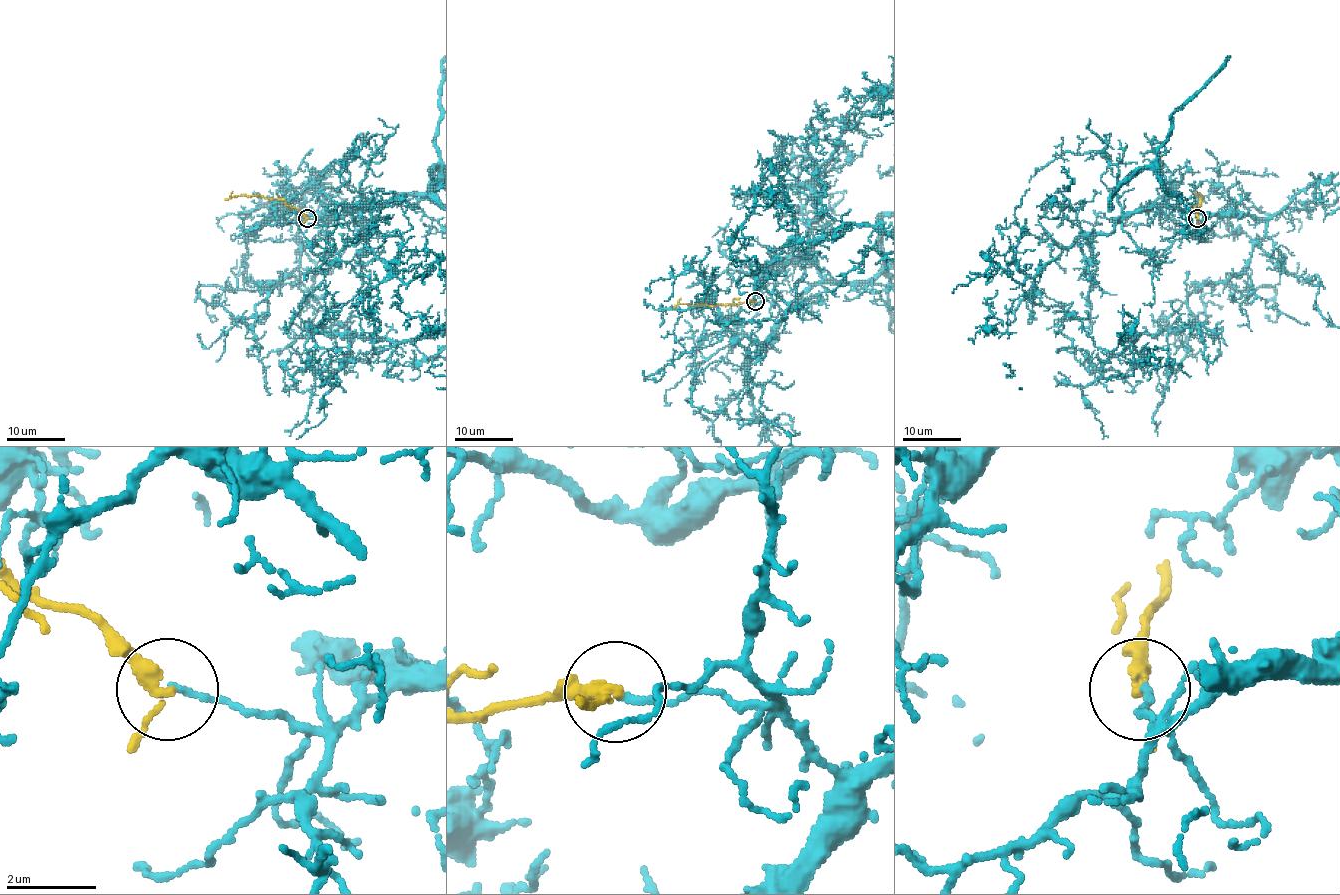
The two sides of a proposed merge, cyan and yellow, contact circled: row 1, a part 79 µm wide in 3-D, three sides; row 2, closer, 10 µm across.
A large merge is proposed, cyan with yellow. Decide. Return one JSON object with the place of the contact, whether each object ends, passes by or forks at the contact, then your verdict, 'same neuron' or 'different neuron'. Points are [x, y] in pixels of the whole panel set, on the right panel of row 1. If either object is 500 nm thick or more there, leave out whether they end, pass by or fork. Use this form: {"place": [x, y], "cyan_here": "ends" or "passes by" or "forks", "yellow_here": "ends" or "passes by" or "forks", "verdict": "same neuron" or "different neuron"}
{"place": [1197, 218], "cyan_here": "ends", "yellow_here": "passes by", "verdict": "different neuron"}

